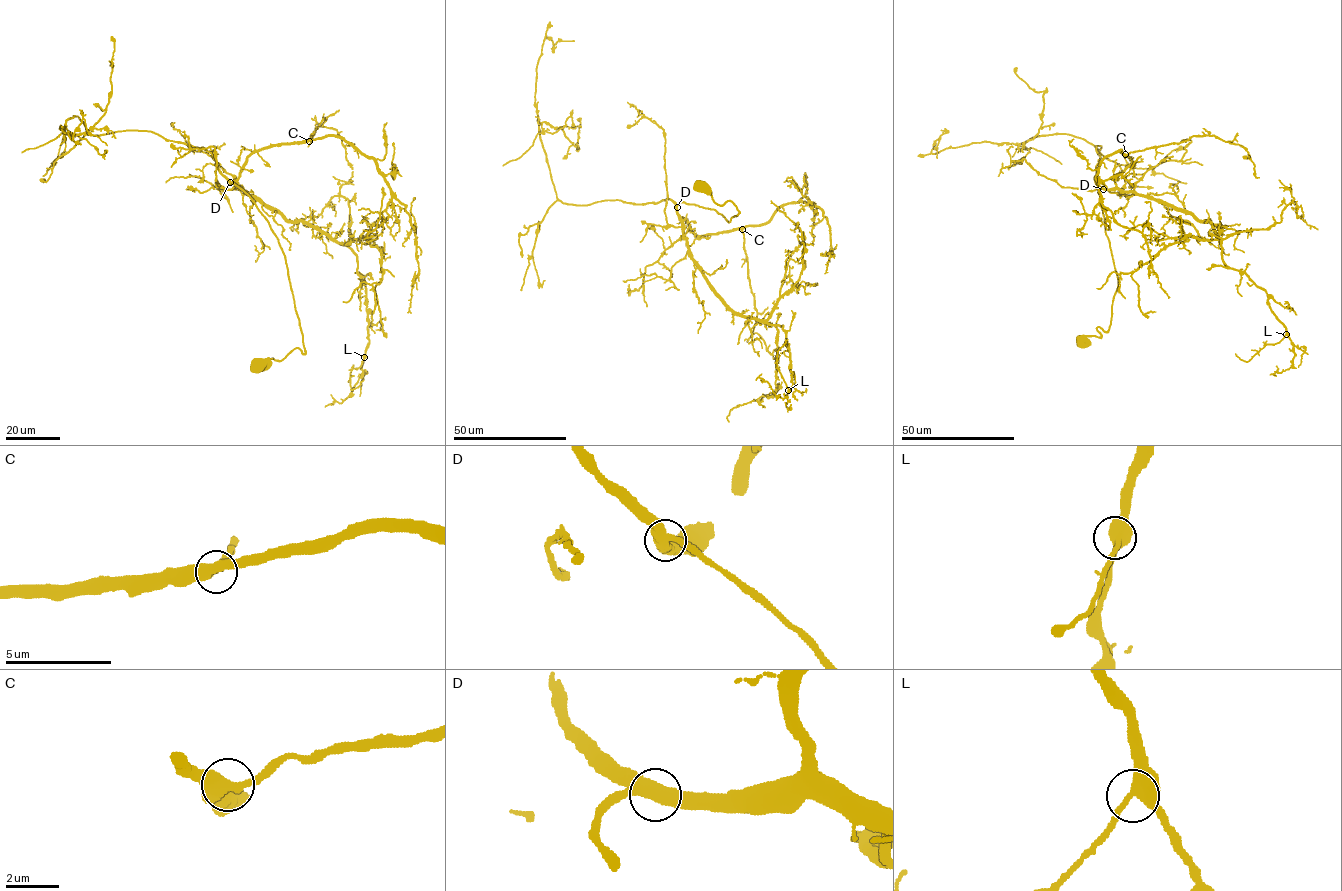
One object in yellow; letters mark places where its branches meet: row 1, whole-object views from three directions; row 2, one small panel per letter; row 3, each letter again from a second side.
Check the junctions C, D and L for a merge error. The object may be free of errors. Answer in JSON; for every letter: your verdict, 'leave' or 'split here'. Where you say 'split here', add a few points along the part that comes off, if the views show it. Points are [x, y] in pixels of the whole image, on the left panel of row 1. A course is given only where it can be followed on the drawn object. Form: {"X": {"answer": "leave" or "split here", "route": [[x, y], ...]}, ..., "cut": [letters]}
{"C": {"answer": "leave"}, "D": {"answer": "leave"}, "L": {"answer": "leave"}, "cut": []}

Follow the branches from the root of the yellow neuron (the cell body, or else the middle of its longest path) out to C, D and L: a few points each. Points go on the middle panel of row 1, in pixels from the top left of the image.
C: (700, 186), (739, 212), (728, 222), (715, 210), (680, 202), (677, 214), (690, 228), (698, 235), (742, 229)
D: (700, 186), (708, 187), (717, 203), (730, 201), (739, 212), (728, 222), (713, 209), (684, 202), (676, 207)
L: (700, 186), (739, 212), (728, 222), (715, 210), (680, 202), (688, 255), (733, 310), (782, 326), (788, 390)

